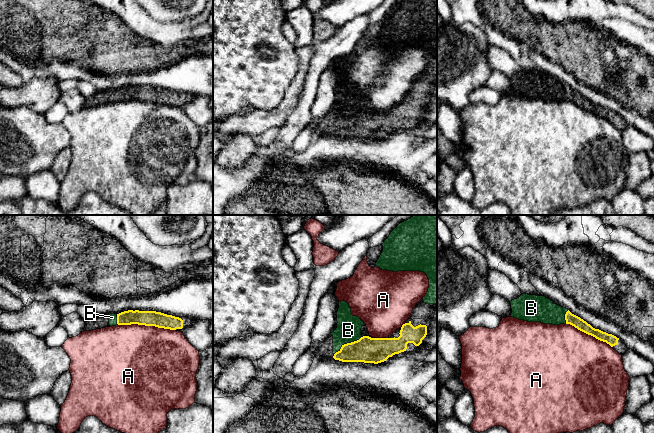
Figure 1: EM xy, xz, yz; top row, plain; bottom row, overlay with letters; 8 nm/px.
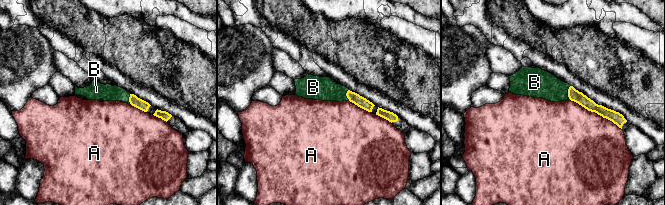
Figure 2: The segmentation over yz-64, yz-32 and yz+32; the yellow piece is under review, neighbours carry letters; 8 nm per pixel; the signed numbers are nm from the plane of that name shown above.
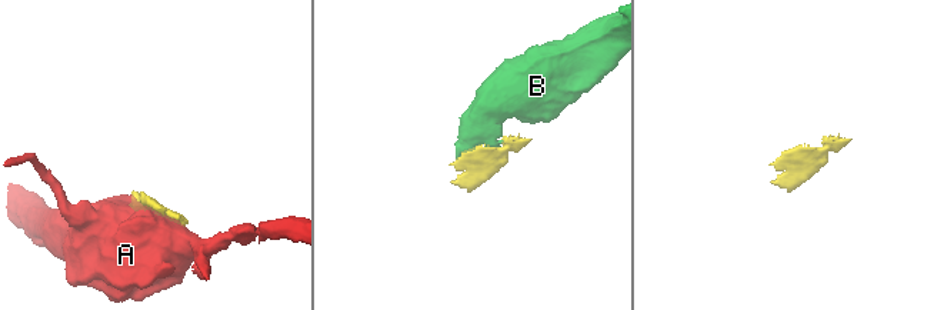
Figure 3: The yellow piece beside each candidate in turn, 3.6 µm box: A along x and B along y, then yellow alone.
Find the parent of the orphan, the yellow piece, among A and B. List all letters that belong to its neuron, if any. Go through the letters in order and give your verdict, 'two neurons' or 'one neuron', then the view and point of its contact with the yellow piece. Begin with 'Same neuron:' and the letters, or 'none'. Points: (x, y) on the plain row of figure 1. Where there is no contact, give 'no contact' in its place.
Same neuron: B
A: two neurons; contact xy (147, 101)
B: one neuron; contact xz (347, 119)

